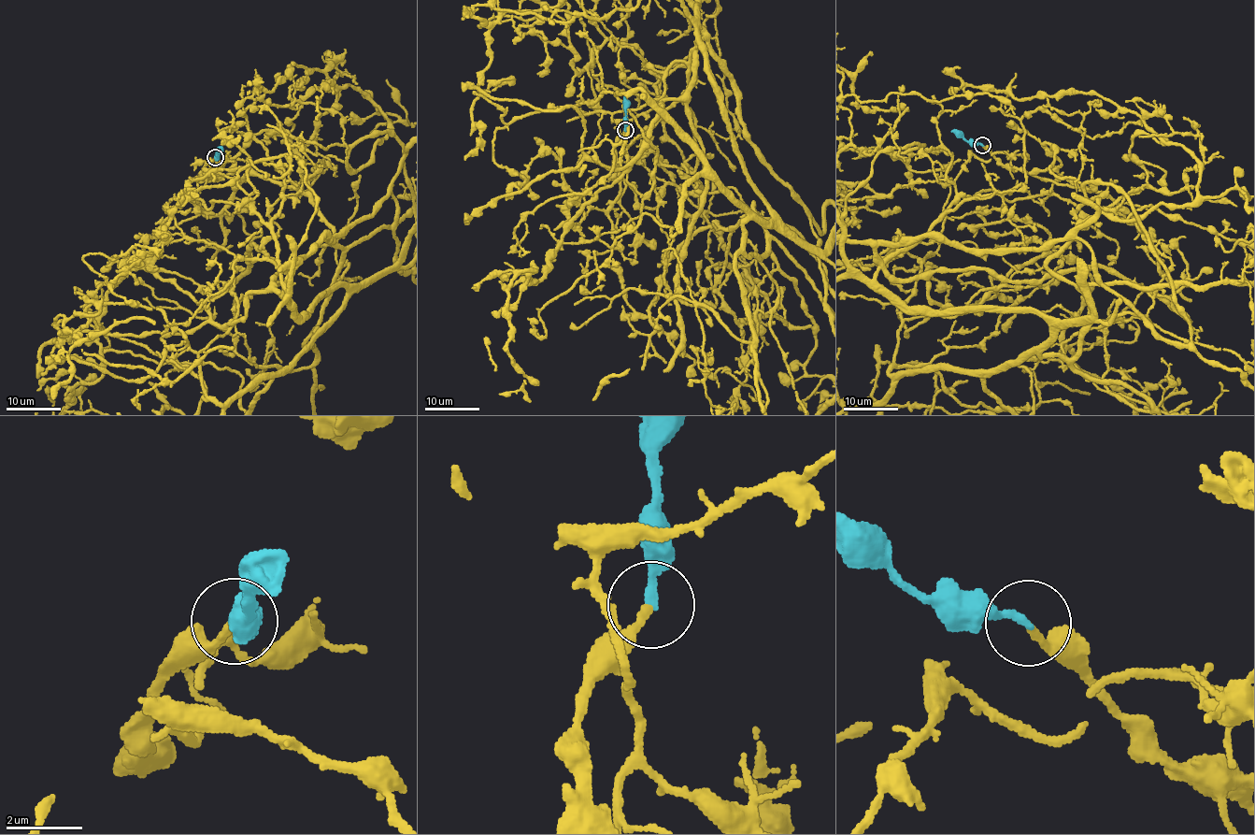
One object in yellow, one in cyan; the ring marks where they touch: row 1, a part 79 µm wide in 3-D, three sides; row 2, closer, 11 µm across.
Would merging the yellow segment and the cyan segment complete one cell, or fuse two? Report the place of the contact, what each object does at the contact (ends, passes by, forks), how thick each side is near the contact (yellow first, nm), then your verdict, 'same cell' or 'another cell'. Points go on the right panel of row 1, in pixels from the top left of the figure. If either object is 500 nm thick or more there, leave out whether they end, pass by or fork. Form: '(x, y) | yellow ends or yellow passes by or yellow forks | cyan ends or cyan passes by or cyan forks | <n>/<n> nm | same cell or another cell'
(982, 145) | yellow ends | cyan ends | 200/240 nm | same cell

